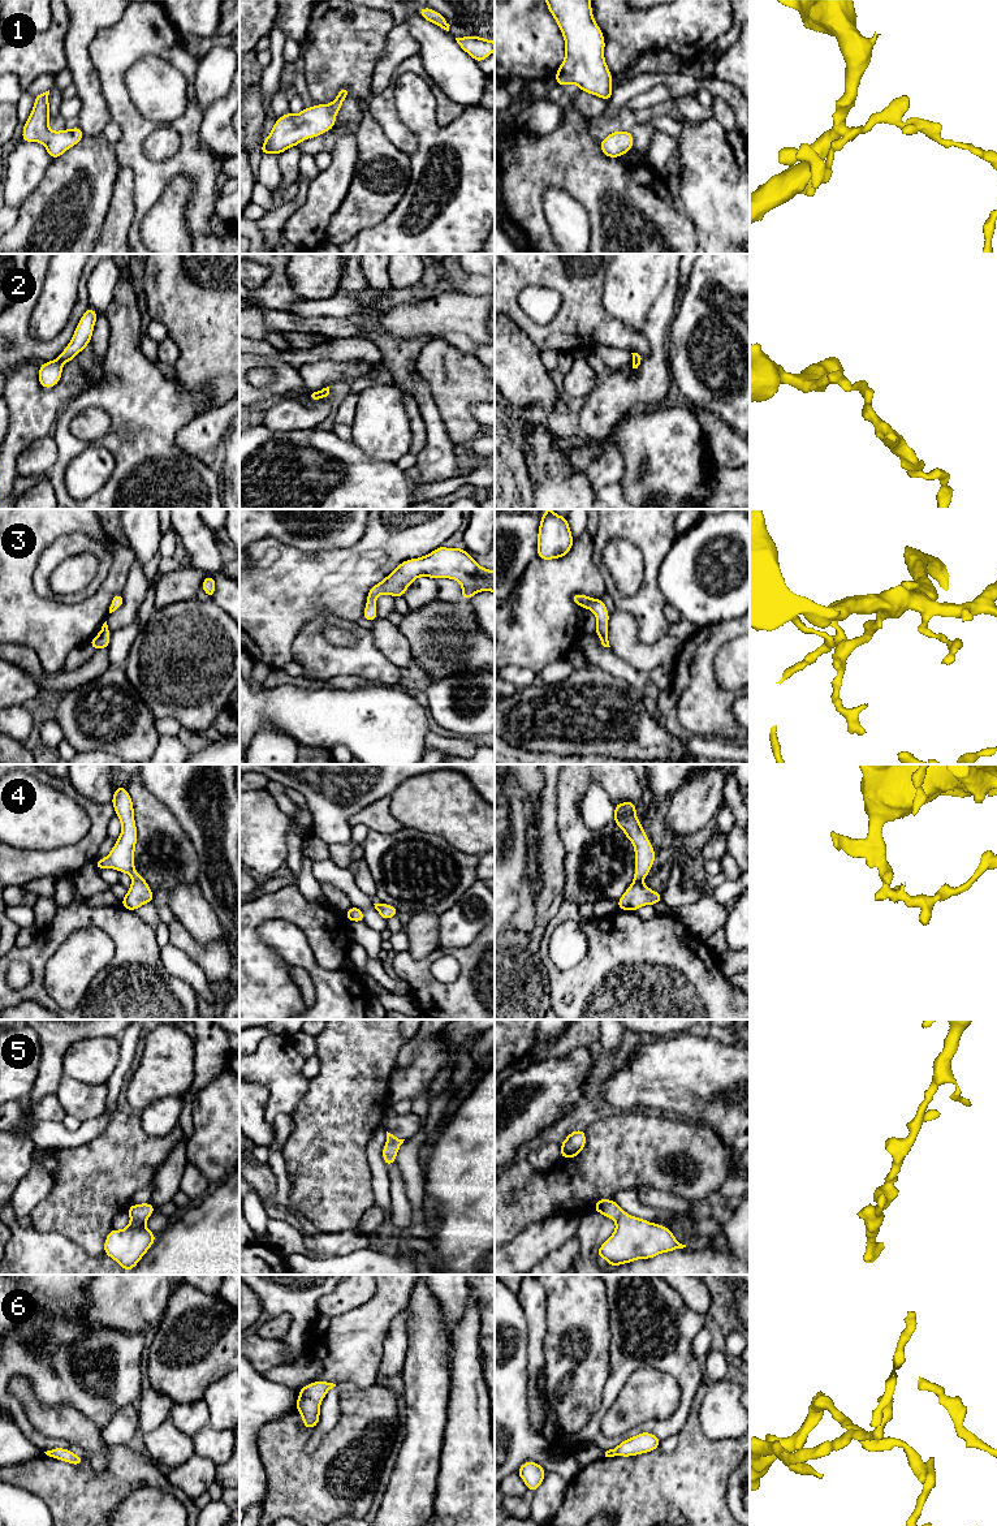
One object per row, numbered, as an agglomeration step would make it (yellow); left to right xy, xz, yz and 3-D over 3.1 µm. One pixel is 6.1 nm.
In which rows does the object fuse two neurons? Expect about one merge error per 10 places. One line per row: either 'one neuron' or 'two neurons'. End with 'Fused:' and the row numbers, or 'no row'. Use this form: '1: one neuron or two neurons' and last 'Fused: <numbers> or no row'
1: one neuron
2: one neuron
3: one neuron
4: one neuron
5: one neuron
6: one neuron
Fused: no row

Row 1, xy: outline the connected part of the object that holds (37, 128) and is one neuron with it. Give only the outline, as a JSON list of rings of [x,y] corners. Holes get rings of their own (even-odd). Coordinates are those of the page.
[[[49,90],[35,95],[33,111],[23,125],[22,141],[43,143],[52,159],[61,156],[75,146],[85,135],[79,126],[70,130],[52,132],[49,129]]]

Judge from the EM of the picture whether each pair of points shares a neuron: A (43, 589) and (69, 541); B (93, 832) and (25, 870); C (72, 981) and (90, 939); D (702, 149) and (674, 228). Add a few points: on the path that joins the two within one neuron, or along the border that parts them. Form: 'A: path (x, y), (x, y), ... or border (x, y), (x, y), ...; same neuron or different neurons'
A: path (43, 577), (44, 567), (57, 552); same neuron
B: path (80, 850), (69, 860), (43, 863); same neuron
C: path (72, 970), (89, 949); same neuron
D: border (677, 198), (681, 210), (696, 228); different neurons

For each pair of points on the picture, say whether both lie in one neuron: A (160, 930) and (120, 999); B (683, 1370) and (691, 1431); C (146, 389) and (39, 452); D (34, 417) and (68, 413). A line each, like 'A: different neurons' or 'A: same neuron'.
A: different neurons
B: different neurons
C: different neurons
D: different neurons

